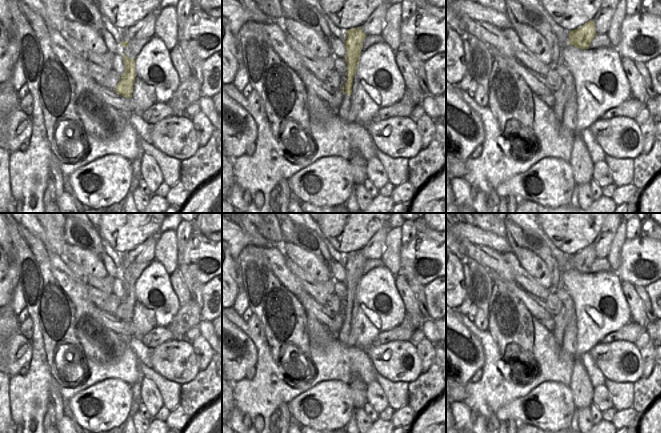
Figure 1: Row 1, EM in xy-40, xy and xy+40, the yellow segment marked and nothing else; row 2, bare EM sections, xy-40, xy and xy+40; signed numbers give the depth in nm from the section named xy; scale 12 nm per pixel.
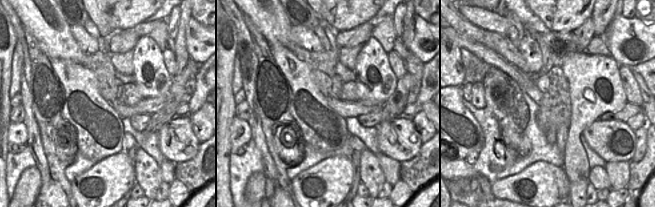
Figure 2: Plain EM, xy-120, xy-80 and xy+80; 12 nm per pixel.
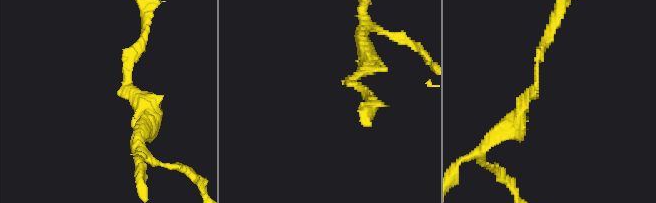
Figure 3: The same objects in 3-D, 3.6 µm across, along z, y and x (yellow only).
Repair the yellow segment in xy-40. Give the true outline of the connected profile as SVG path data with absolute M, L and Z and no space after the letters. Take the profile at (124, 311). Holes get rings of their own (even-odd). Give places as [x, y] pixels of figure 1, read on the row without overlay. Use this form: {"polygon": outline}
{"polygon": "M123 276L123 283L125 289L125 297L121 298L121 303L115 310L115 316L125 322L132 321L133 309L135 307L135 283L128 282Z"}

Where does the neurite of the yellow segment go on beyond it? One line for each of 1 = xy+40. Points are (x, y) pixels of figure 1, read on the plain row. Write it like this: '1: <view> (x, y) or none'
1: none

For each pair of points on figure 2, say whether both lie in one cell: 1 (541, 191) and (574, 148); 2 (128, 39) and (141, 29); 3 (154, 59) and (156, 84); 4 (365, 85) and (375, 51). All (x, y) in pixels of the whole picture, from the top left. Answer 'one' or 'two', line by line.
1: two
2: two
3: one
4: one

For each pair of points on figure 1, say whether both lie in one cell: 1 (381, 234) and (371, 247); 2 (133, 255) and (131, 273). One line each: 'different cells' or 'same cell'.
1: same cell
2: different cells

